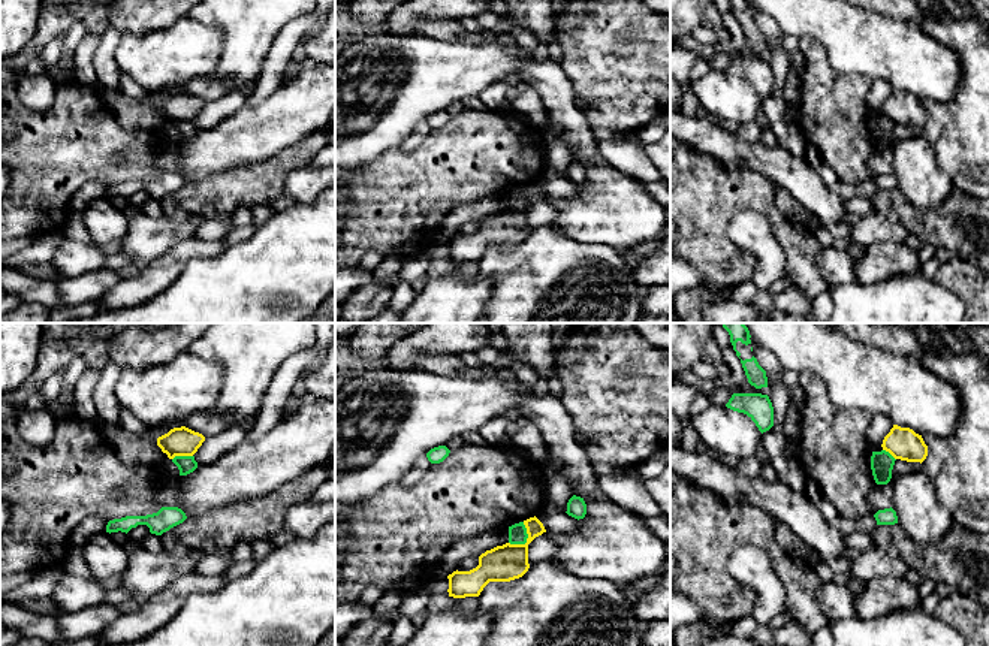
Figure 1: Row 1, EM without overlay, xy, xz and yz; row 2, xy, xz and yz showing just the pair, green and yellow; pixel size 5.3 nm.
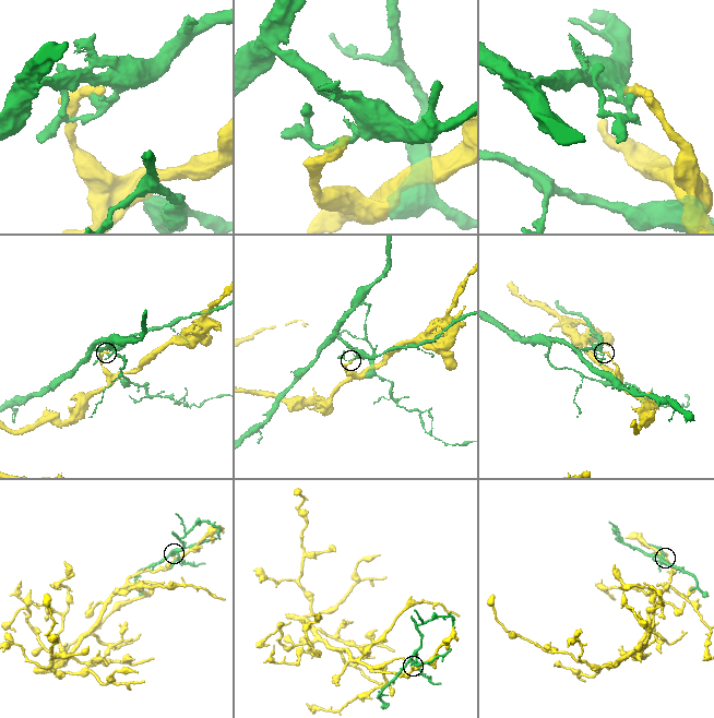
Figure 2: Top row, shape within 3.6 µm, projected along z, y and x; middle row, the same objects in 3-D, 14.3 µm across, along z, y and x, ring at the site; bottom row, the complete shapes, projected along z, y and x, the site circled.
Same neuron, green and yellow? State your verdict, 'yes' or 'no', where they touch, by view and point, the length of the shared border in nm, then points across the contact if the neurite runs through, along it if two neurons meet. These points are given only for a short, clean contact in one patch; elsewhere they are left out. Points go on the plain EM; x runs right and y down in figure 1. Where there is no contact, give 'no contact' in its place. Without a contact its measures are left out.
no; meets green in xz at (525, 205); contact 150 nm long

